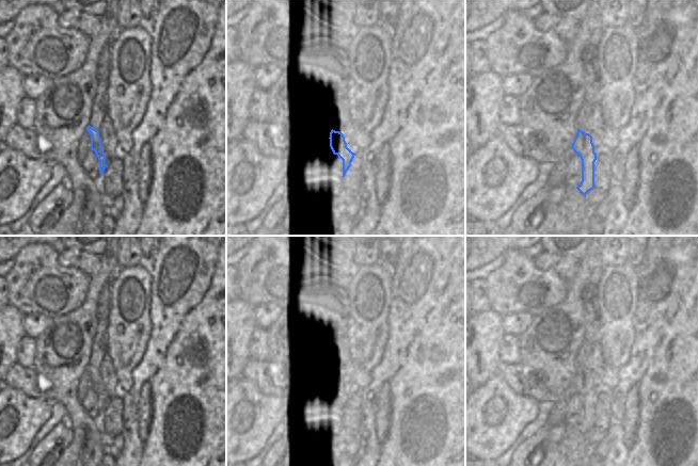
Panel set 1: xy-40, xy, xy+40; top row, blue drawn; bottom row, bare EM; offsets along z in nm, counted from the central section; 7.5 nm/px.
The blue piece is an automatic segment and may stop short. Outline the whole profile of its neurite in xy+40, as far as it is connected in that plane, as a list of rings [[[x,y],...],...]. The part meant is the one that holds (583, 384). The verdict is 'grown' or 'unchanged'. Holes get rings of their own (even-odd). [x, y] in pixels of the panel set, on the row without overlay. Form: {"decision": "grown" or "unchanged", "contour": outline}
{"decision": "unchanged", "contour": [[[577,368],[577,373],[571,387],[582,399],[582,420],[576,428],[586,436],[586,433],[594,428],[594,401],[597,392],[594,391],[592,375]]]}

